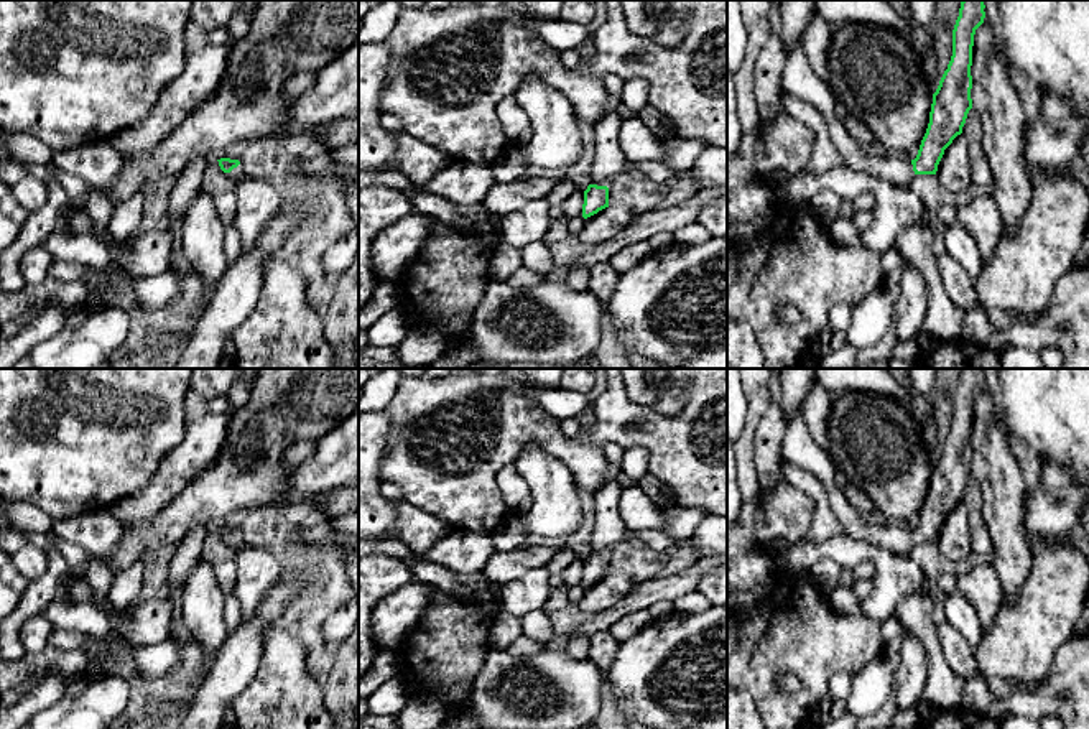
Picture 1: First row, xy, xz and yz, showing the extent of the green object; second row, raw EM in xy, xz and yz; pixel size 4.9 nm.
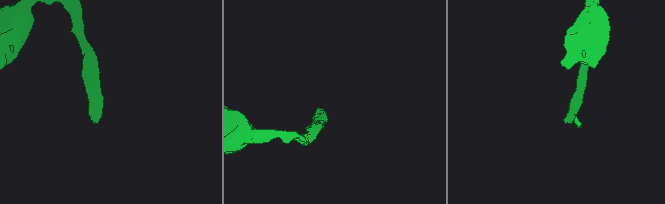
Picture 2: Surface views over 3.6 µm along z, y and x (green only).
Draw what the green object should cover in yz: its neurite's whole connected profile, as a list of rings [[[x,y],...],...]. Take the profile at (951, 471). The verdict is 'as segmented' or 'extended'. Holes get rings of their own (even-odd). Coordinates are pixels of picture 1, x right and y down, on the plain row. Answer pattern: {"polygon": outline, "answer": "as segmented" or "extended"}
{"polygon": [[[984,369],[961,370],[952,398],[952,425],[933,462],[929,492],[915,528],[897,523],[883,527],[869,522],[847,502],[836,477],[834,461],[814,441],[803,413],[796,413],[786,421],[781,457],[791,466],[813,474],[823,484],[827,502],[847,536],[910,558],[910,551],[916,543],[936,543],[944,518],[962,502],[967,482],[972,477],[972,415],[975,398],[985,387],[984,377]]], "answer": "extended"}

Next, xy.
{"polygon": [[[220,527],[217,528],[220,538],[239,551],[235,558],[235,587],[234,596],[240,602],[242,620],[252,617],[266,591],[278,581],[283,568],[278,560],[266,550],[250,546],[242,536],[239,528]]], "answer": "extended"}

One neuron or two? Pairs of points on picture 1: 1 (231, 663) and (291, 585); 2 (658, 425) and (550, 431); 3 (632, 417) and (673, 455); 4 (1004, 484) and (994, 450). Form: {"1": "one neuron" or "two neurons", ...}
{"1": "one neuron", "2": "two neurons", "3": "one neuron", "4": "one neuron"}

